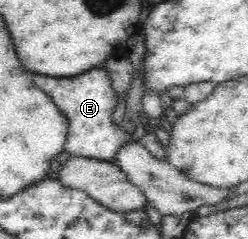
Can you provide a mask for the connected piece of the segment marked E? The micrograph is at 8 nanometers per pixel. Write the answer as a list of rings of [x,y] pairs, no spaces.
[[[104,67],[90,69],[74,77],[34,75],[34,83],[50,96],[66,117],[68,134],[64,150],[70,156],[111,162],[124,145],[133,142],[131,135],[122,130],[119,125],[115,125],[112,120],[112,112],[116,109],[118,97]]]

